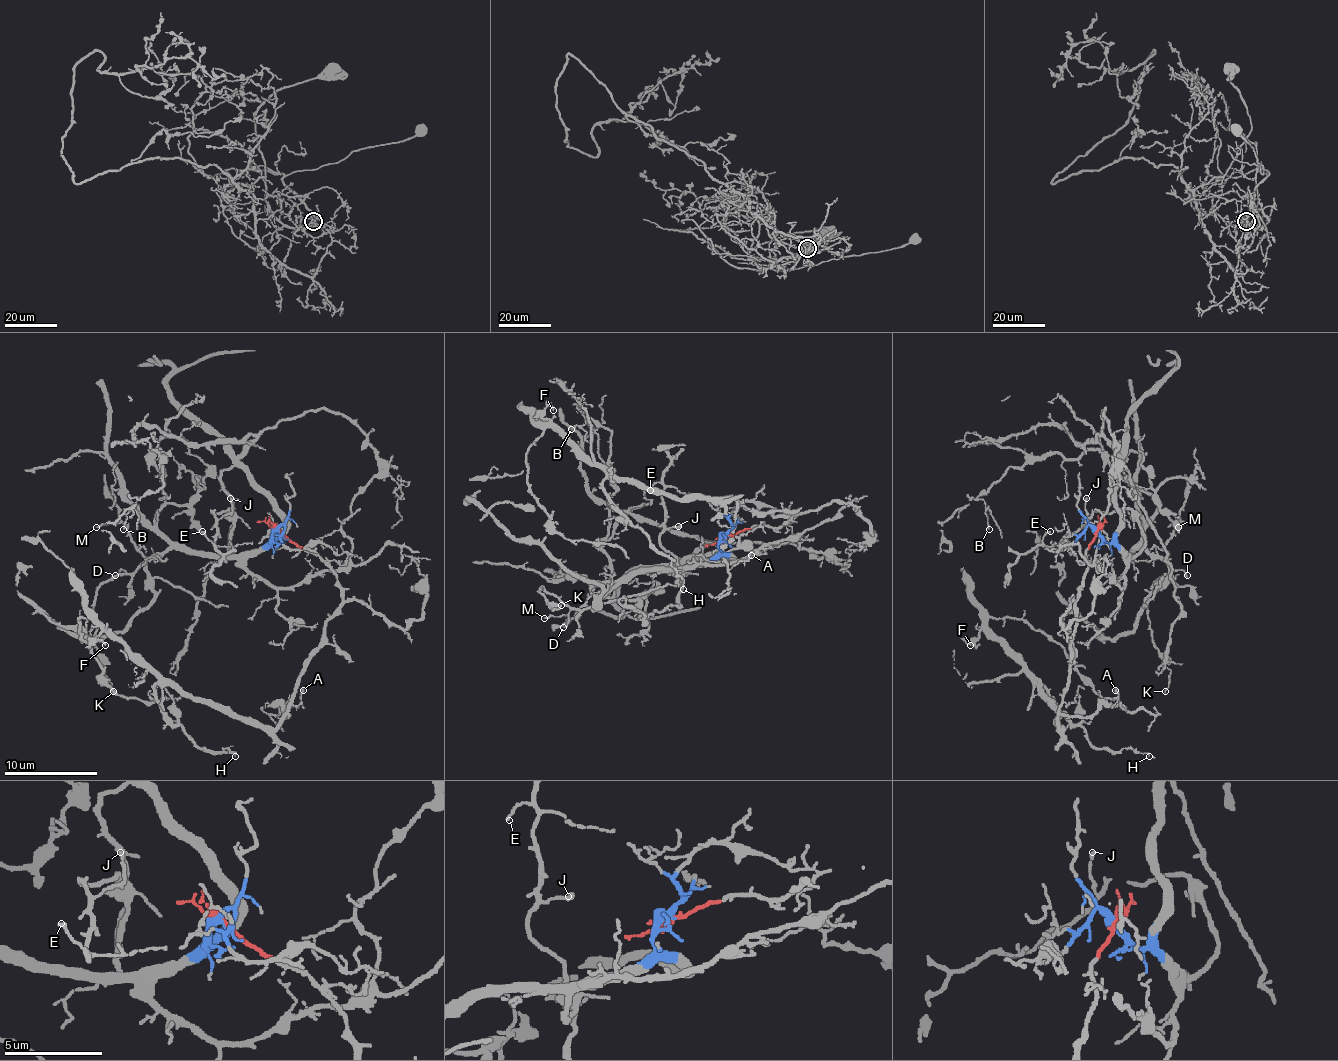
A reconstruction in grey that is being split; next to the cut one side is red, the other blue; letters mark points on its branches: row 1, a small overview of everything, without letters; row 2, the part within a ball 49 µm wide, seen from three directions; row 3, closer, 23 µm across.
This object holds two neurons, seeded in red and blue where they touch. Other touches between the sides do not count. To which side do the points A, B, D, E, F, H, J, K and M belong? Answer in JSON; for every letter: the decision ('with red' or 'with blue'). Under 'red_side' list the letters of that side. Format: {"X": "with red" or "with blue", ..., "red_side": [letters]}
{"A": "with red", "B": "with blue", "D": "with blue", "E": "with blue", "F": "with red", "H": "with red", "J": "with blue", "K": "with blue", "M": "with blue", "red_side": ["A", "F", "H"]}

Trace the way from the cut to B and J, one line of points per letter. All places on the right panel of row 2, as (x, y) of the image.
B: (1098, 529), (1128, 555), (1156, 509), (1100, 451), (1010, 467), (978, 497), (989, 529)
J: (1098, 529), (1121, 553), (1133, 555), (1144, 543), (1140, 520), (1128, 509), (1096, 511), (1089, 518), (1087, 497)

